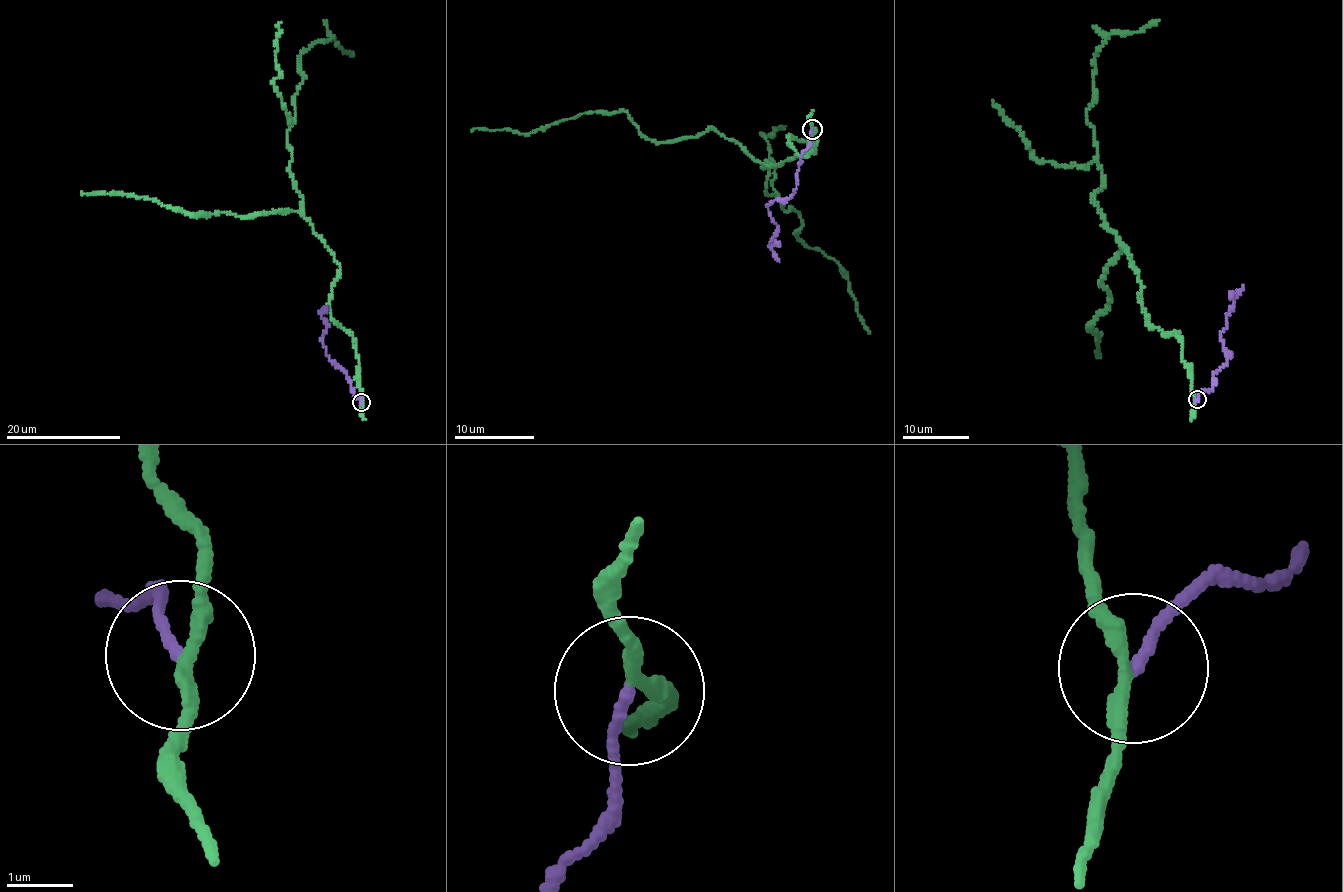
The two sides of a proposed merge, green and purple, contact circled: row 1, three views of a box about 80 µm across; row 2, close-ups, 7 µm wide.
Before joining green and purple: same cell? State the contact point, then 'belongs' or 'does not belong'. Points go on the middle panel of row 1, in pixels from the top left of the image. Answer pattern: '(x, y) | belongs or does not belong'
(812, 129) | does not belong

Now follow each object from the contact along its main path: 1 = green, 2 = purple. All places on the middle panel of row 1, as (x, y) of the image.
1: (811, 129), (816, 154), (789, 136), (811, 151), (764, 163), (768, 196), (832, 258), (870, 333)
2: (811, 130), (810, 140), (798, 164), (795, 192), (767, 205), (777, 232), (770, 246), (779, 262)

